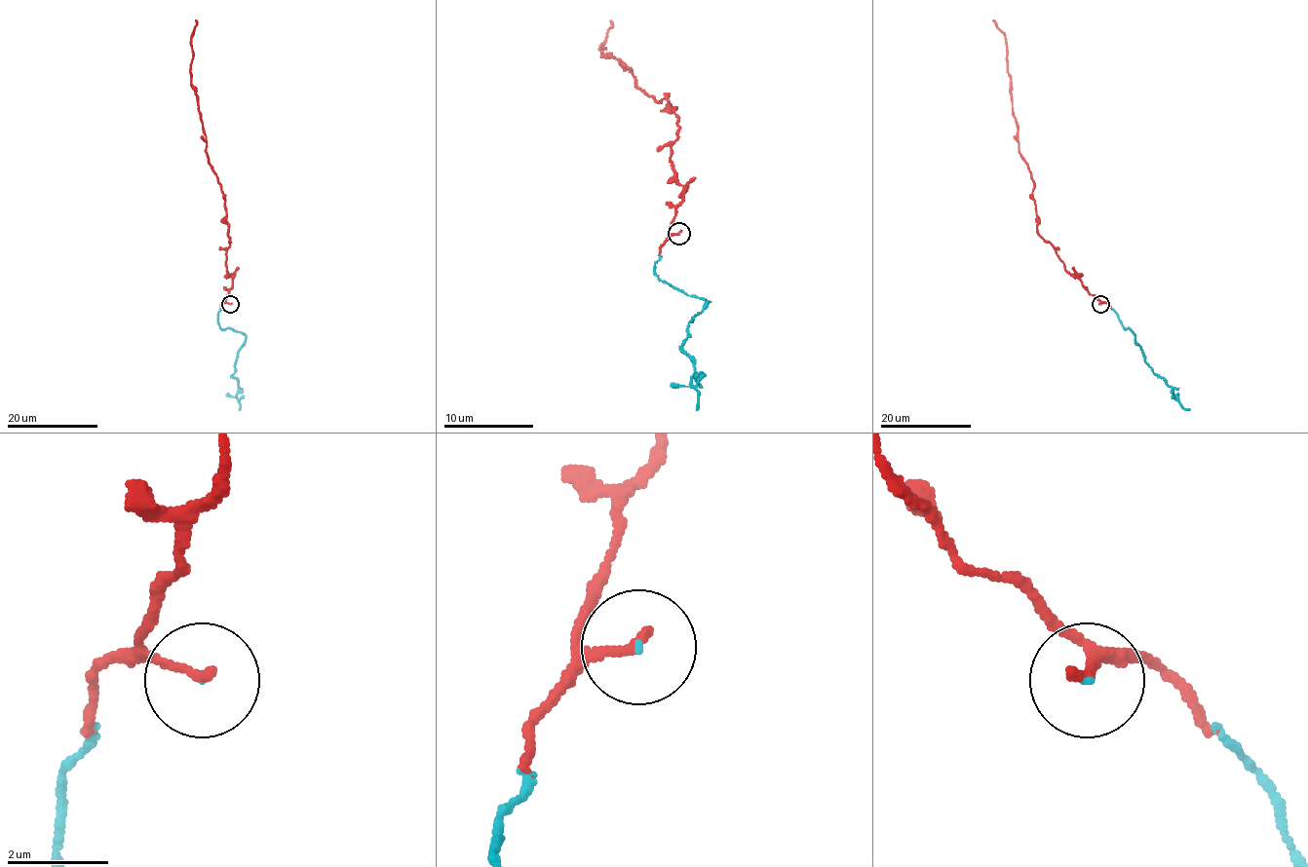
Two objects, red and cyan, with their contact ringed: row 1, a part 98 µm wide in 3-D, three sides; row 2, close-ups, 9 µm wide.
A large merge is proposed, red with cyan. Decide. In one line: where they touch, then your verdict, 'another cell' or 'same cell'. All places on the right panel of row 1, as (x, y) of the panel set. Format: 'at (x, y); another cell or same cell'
at (1100, 304); same cell

